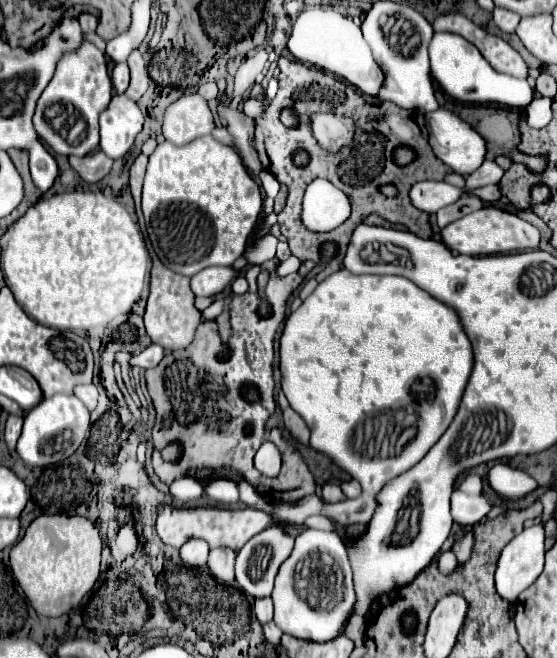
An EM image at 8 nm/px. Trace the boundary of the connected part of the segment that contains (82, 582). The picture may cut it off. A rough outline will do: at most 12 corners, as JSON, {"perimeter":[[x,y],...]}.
{"perimeter":[[41,514],[11,572],[41,616],[95,586],[101,536],[83,516]]}

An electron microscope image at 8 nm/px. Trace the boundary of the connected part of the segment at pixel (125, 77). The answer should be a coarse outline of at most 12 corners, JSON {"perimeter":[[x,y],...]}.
{"perimeter":[[127,62],[113,68],[113,86],[123,94],[129,86]]}

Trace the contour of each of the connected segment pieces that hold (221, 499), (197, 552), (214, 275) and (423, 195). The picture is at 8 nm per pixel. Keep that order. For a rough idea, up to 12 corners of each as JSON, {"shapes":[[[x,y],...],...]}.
{"shapes":[[[213,480],[205,494],[219,504],[237,504],[233,480]],[[191,540],[181,548],[181,560],[189,568],[207,564],[209,544]],[[209,266],[191,278],[195,296],[217,296],[239,272]],[[417,182],[411,204],[427,214],[459,200],[465,190],[447,182]]]}

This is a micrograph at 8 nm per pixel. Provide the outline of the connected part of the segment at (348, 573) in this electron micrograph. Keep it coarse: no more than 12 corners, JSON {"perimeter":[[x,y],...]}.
{"perimeter":[[305,530],[273,588],[275,624],[329,642],[355,604],[335,532]]}

